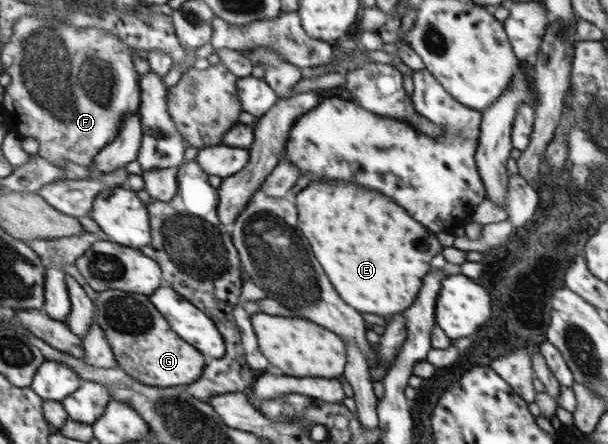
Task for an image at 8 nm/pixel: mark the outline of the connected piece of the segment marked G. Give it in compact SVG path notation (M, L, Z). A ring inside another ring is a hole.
M107 290L100 292L94 304L96 305L95 322L102 325L105 330L111 347L115 349L117 361L125 373L133 375L141 383L167 388L189 387L203 376L209 359L205 359L199 349L183 341L171 329L167 319L151 303L150 296L121 290ZM115 333L119 333L121 343L115 343Z

